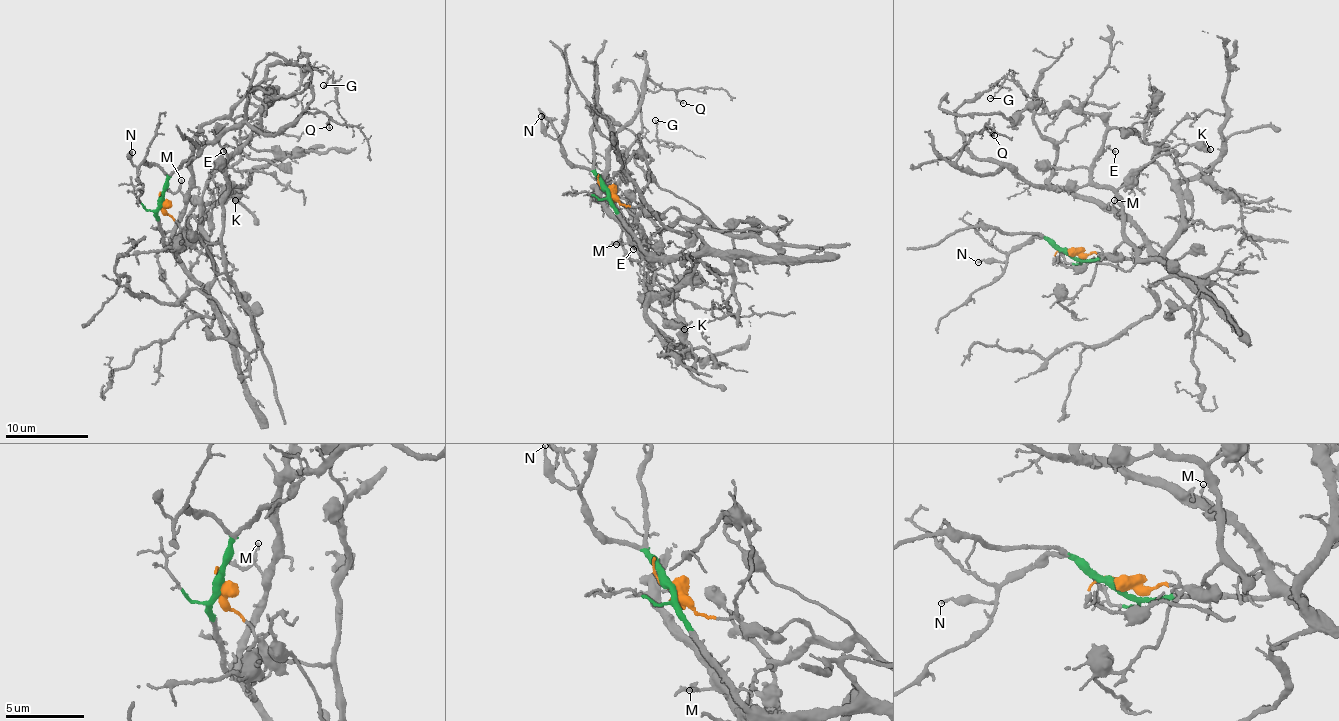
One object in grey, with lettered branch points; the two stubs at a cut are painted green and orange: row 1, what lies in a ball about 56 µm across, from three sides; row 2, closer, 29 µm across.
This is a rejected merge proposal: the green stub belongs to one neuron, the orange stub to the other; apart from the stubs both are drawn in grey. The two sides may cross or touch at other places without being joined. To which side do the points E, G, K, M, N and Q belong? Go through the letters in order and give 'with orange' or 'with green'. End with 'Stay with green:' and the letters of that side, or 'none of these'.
E: with orange
G: with green
K: with orange
M: with green
N: with green
Q: with green
Stay with green: G, M, N, Q

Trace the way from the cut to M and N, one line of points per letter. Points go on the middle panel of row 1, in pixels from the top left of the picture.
M: (605, 189), (607, 202), (646, 255), (635, 245), (617, 243)
N: (605, 189), (601, 177), (566, 161), (560, 143), (553, 138), (542, 117)

